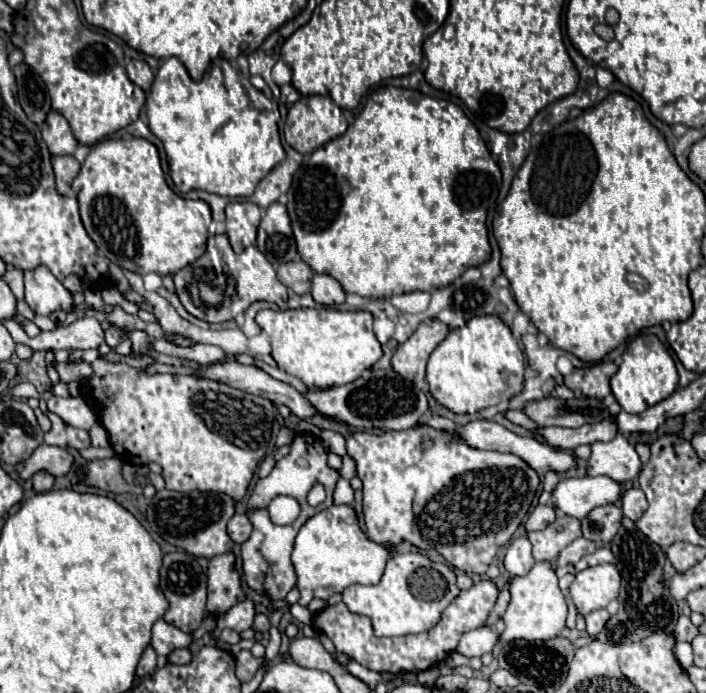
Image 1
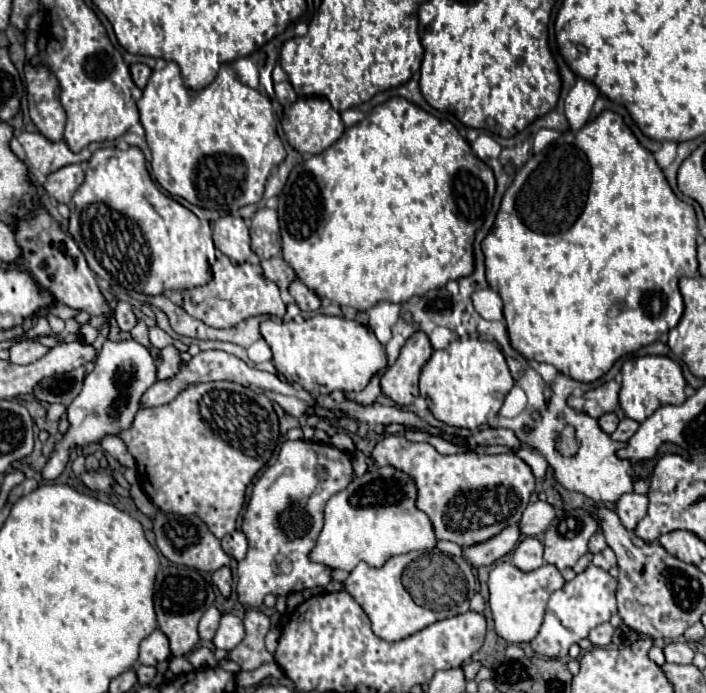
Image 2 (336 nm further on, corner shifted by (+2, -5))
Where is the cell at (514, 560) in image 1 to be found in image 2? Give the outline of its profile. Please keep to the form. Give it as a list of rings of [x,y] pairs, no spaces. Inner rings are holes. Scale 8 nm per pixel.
[[[524,537],[518,547],[514,549],[512,553],[512,563],[522,569],[522,571],[534,571],[538,567],[544,565],[544,559],[542,559],[542,553],[544,553],[544,547],[540,543],[540,539],[536,537]]]

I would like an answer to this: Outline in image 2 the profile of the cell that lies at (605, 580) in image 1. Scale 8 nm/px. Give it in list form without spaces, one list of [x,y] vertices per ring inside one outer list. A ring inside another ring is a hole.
[[[590,565],[582,573],[578,573],[572,581],[568,581],[562,589],[552,593],[542,627],[538,635],[530,641],[530,647],[538,655],[564,659],[568,655],[570,645],[588,637],[588,633],[596,625],[606,623],[614,613],[616,613],[616,579],[610,577],[608,571]]]

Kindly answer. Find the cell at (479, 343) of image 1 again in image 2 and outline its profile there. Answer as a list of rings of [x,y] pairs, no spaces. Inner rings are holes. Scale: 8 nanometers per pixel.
[[[458,339],[446,349],[434,351],[420,373],[420,391],[428,397],[428,407],[438,421],[454,427],[476,429],[496,419],[514,379],[502,351],[492,341]]]

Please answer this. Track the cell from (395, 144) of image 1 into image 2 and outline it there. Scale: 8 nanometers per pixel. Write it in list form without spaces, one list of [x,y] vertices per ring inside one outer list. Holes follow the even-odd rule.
[[[394,97],[384,105],[378,105],[372,109],[372,113],[360,121],[354,127],[348,127],[344,135],[326,151],[312,155],[308,161],[296,165],[288,181],[278,195],[278,219],[282,227],[282,255],[284,261],[294,269],[296,277],[314,291],[320,299],[330,299],[338,303],[340,307],[354,307],[356,311],[368,311],[378,301],[390,301],[390,303],[406,303],[414,295],[424,295],[430,289],[444,287],[450,279],[462,279],[468,277],[474,271],[474,255],[472,255],[472,243],[474,233],[478,227],[482,227],[486,213],[492,207],[496,181],[492,169],[480,161],[466,139],[460,137],[456,127],[450,121],[440,121],[434,115],[426,113],[424,109],[416,107],[414,103]]]

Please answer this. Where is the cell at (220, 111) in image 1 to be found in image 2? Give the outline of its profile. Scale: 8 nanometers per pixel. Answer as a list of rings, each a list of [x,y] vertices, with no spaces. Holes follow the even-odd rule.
[[[170,61],[164,69],[152,73],[148,85],[144,87],[142,99],[136,105],[140,111],[140,123],[146,131],[146,143],[152,153],[150,165],[156,181],[170,195],[182,197],[202,209],[236,213],[244,205],[258,203],[264,195],[264,183],[272,167],[280,165],[286,157],[284,145],[276,132],[270,98],[240,83],[230,65],[222,65],[216,79],[208,87],[202,91],[192,91],[182,85],[180,67]]]

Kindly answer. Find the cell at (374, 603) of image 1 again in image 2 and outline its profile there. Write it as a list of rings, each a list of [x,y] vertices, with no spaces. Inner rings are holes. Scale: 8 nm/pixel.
[[[430,549],[396,555],[378,569],[368,567],[366,563],[358,563],[358,567],[350,573],[350,577],[344,583],[346,591],[362,605],[362,609],[370,617],[374,633],[386,641],[400,641],[440,619],[466,613],[470,607],[470,597],[474,595],[476,579],[470,573],[466,573],[466,569],[462,571],[460,565],[454,563],[446,553]],[[404,571],[420,571],[420,585],[416,583],[418,603],[412,599],[412,595],[402,583]]]

